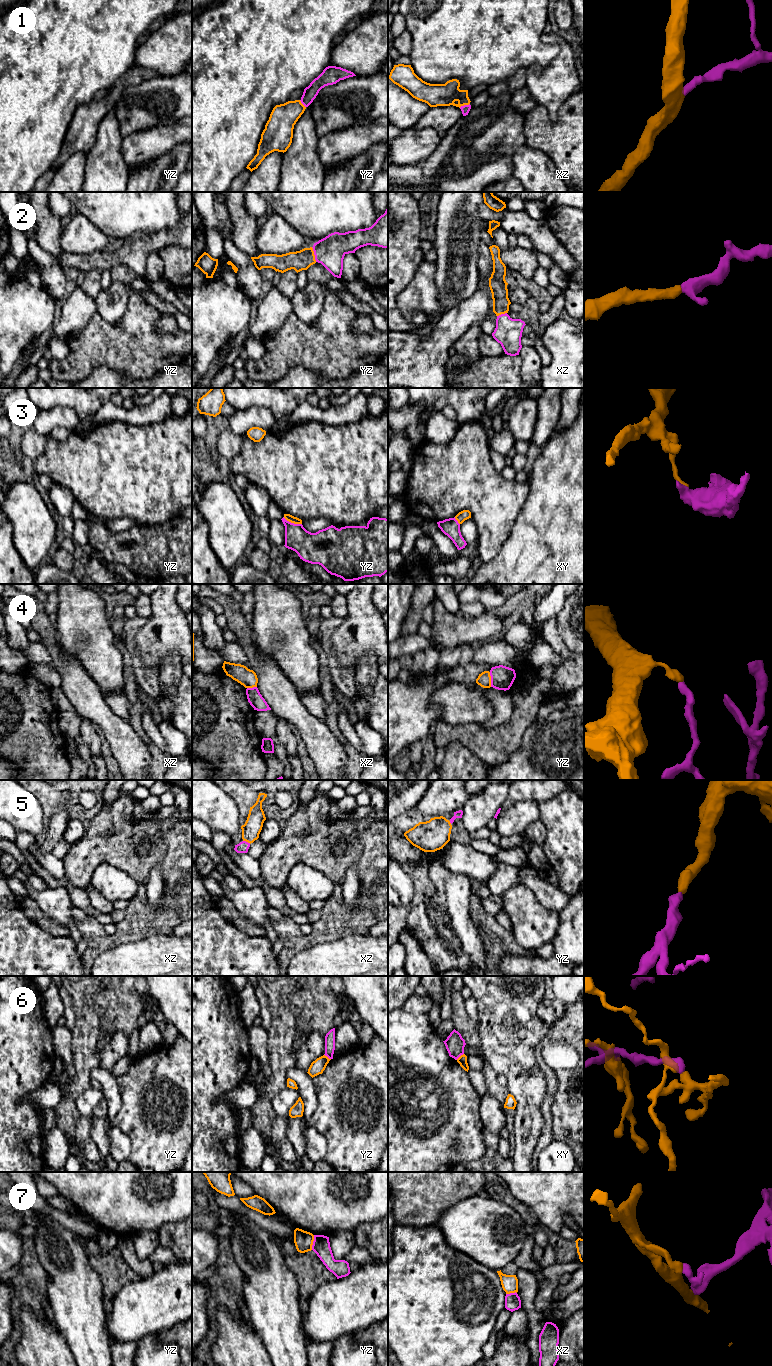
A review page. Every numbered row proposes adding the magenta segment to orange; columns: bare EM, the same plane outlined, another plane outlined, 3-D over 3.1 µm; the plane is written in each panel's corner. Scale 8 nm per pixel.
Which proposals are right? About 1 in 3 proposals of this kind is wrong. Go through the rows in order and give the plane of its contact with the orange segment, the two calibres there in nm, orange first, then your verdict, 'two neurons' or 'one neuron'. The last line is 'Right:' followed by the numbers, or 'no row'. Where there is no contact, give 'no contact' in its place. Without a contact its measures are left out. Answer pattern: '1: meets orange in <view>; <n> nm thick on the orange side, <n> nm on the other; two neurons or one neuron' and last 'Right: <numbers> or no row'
1: meets orange in xz; 180 nm thick on the orange side, 70 nm on the other; one neuron
2: meets orange in yz; 160 nm thick on the orange side, 240 nm on the other; one neuron
3: meets orange in yz; 60 nm thick on the orange side, 240 nm on the other; two neurons
4: meets orange in yz; 110 nm thick on the orange side, 190 nm on the other; two neurons
5: meets orange in xz; 150 nm thick on the orange side, 90 nm on the other; one neuron
6: meets orange in xy; 80 nm thick on the orange side, 150 nm on the other; two neurons
7: meets orange in yz; 150 nm thick on the orange side, 140 nm on the other; two neurons
Right: 1, 2, 5

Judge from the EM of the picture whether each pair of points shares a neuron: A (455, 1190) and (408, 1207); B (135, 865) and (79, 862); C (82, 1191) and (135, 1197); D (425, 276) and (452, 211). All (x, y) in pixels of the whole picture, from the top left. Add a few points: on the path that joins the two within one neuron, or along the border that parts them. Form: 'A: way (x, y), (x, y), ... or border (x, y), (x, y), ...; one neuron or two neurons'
A: way (443, 1190), (427, 1190), (420, 1197); one neuron
B: way (121, 856), (93, 856); one neuron
C: way (95, 1191), (122, 1191); one neuron
D: border (434, 262), (436, 285); two neurons

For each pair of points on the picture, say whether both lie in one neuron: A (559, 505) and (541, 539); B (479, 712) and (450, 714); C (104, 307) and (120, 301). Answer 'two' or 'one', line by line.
A: one
B: one
C: one

